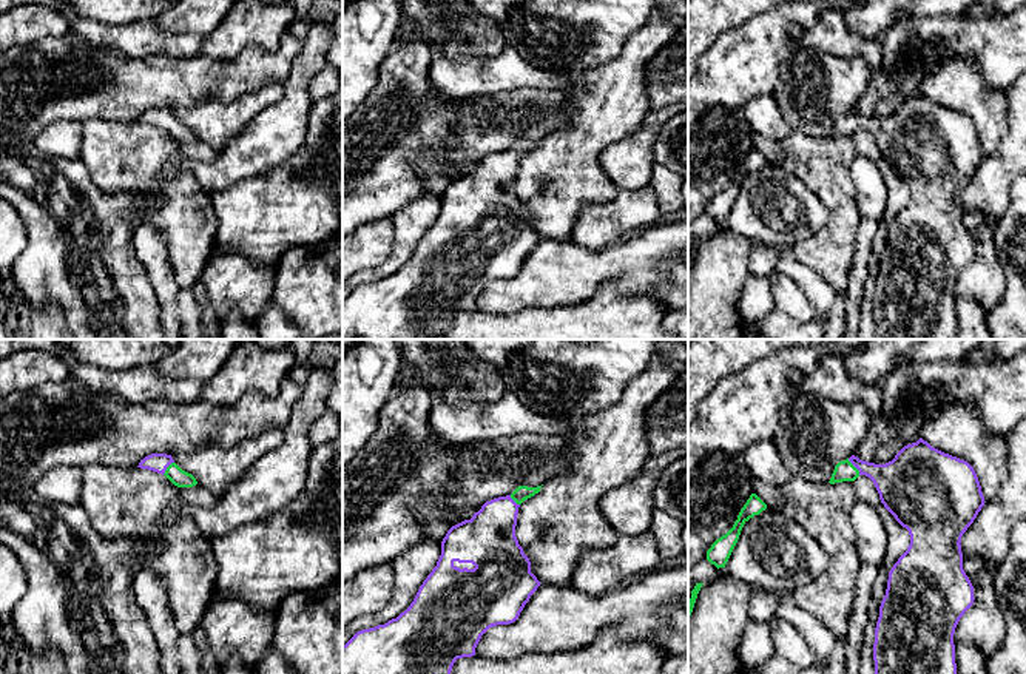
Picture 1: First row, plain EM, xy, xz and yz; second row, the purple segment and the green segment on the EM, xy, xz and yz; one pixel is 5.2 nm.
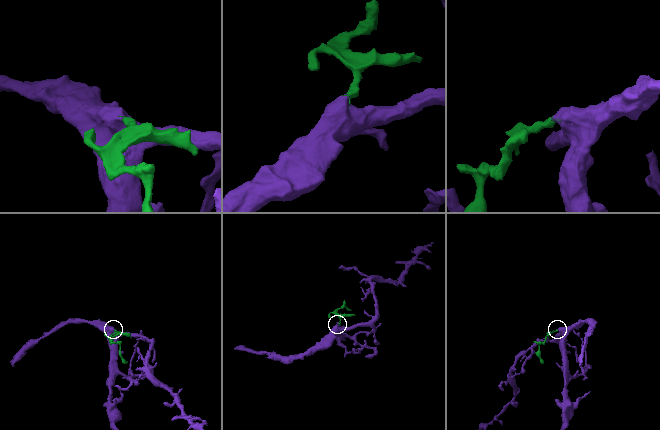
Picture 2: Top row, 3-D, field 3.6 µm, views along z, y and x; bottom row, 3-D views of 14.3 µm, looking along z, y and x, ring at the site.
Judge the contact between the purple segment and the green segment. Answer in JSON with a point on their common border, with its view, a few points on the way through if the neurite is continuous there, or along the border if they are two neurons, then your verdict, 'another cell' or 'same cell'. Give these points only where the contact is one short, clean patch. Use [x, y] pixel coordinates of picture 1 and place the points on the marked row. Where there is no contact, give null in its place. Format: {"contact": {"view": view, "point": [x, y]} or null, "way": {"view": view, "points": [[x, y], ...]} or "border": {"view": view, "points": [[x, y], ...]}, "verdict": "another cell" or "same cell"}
{"contact": {"view": "yz", "point": [853, 465]}, "way": {"view": "yz", "points": [[898, 481], [853, 465], [844, 471]]}, "verdict": "same cell"}

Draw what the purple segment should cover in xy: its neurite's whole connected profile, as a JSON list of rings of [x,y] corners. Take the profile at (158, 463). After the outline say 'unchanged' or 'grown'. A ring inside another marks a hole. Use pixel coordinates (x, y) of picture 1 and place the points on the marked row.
[[[151,453],[140,460],[137,467],[162,473],[177,487],[193,487],[197,484],[196,478],[182,470],[173,457],[167,453]]]; grown

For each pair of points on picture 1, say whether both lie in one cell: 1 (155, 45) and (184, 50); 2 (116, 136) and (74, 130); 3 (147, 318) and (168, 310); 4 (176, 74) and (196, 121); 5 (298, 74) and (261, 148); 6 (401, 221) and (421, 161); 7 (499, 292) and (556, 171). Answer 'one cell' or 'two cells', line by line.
1: one cell
2: two cells
3: two cells
4: two cells
5: one cell
6: two cells
7: two cells

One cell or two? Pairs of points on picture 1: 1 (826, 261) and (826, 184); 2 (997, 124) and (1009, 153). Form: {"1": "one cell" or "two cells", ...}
{"1": "one cell", "2": "two cells"}

